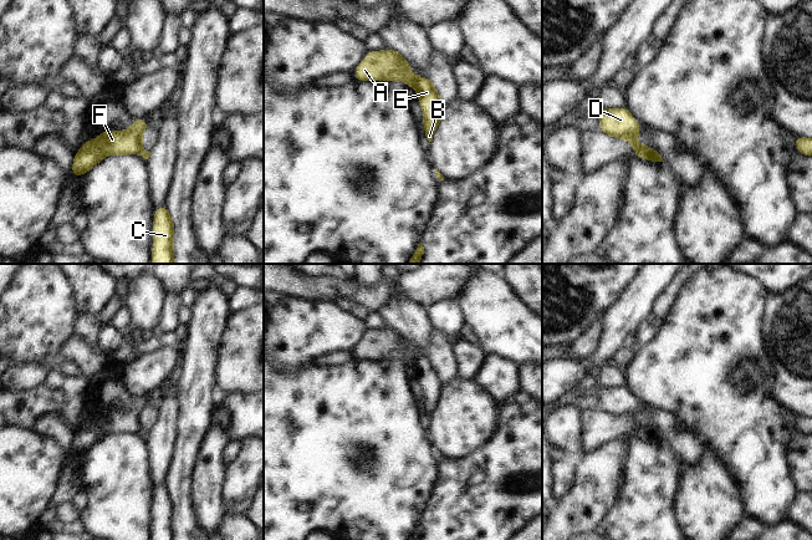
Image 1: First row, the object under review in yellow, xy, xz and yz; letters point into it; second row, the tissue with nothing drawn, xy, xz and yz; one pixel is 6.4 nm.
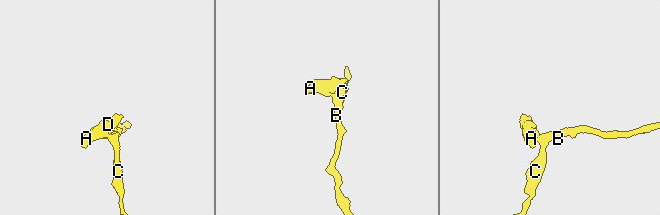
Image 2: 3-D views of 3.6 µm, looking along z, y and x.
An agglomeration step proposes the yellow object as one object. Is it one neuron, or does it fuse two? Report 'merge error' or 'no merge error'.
merge error

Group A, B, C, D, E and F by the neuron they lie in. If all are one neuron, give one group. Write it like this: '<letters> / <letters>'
A D F / B C E

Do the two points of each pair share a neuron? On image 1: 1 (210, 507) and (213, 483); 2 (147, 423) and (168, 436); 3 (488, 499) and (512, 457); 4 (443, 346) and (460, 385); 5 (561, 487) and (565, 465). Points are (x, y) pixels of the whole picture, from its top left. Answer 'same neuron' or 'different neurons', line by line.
1: same neuron
2: different neurons
3: same neuron
4: different neurons
5: same neuron

